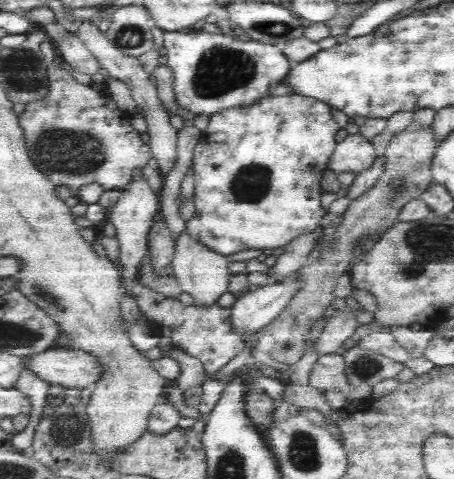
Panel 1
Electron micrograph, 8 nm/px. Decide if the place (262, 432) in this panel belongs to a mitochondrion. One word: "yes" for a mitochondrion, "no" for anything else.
no

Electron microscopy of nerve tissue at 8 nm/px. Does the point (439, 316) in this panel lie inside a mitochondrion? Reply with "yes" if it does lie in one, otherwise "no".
no

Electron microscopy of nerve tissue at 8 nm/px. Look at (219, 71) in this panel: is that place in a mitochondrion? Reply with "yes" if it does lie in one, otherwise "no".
yes

